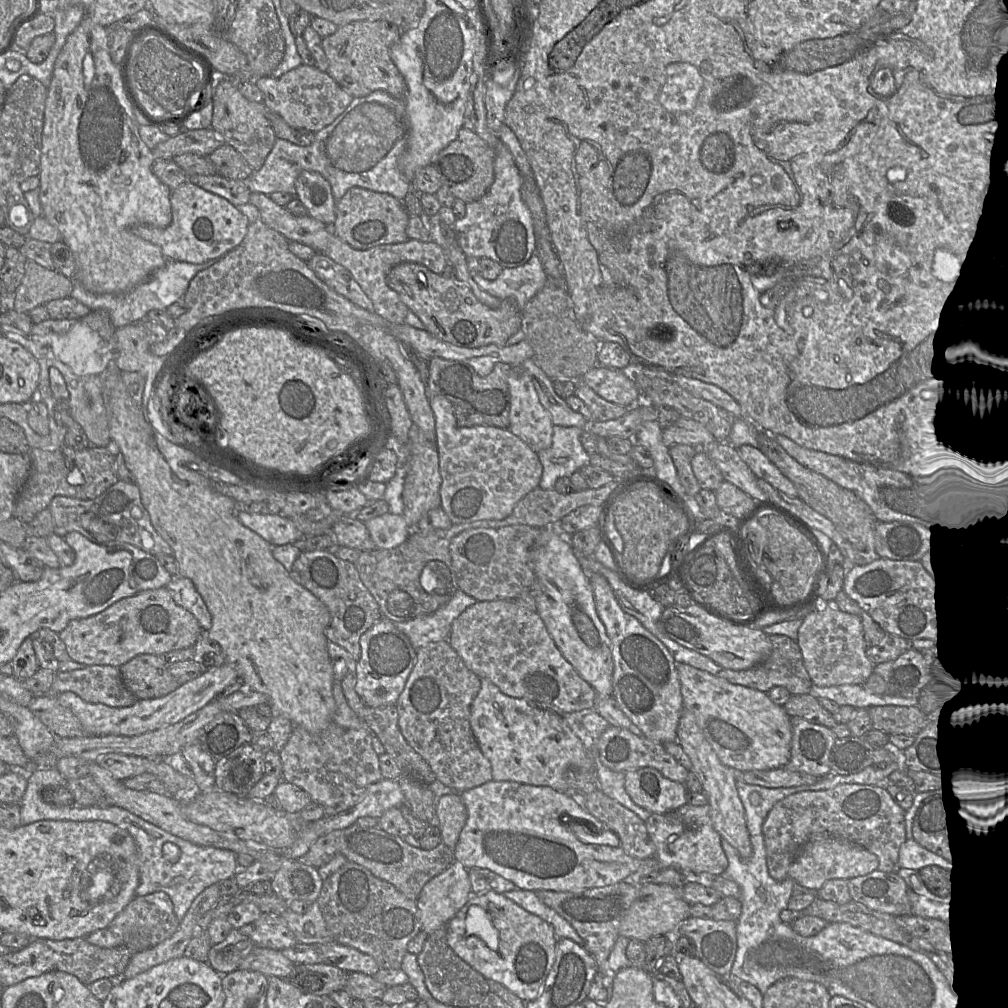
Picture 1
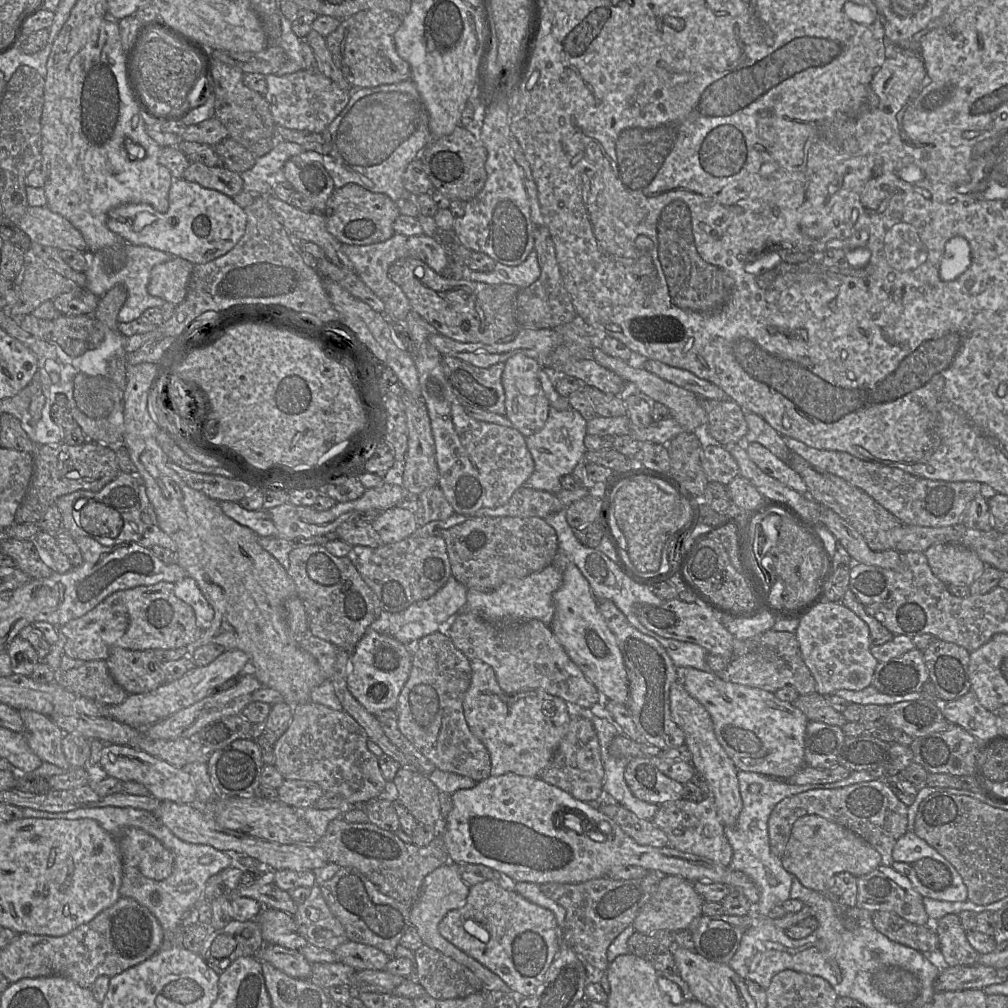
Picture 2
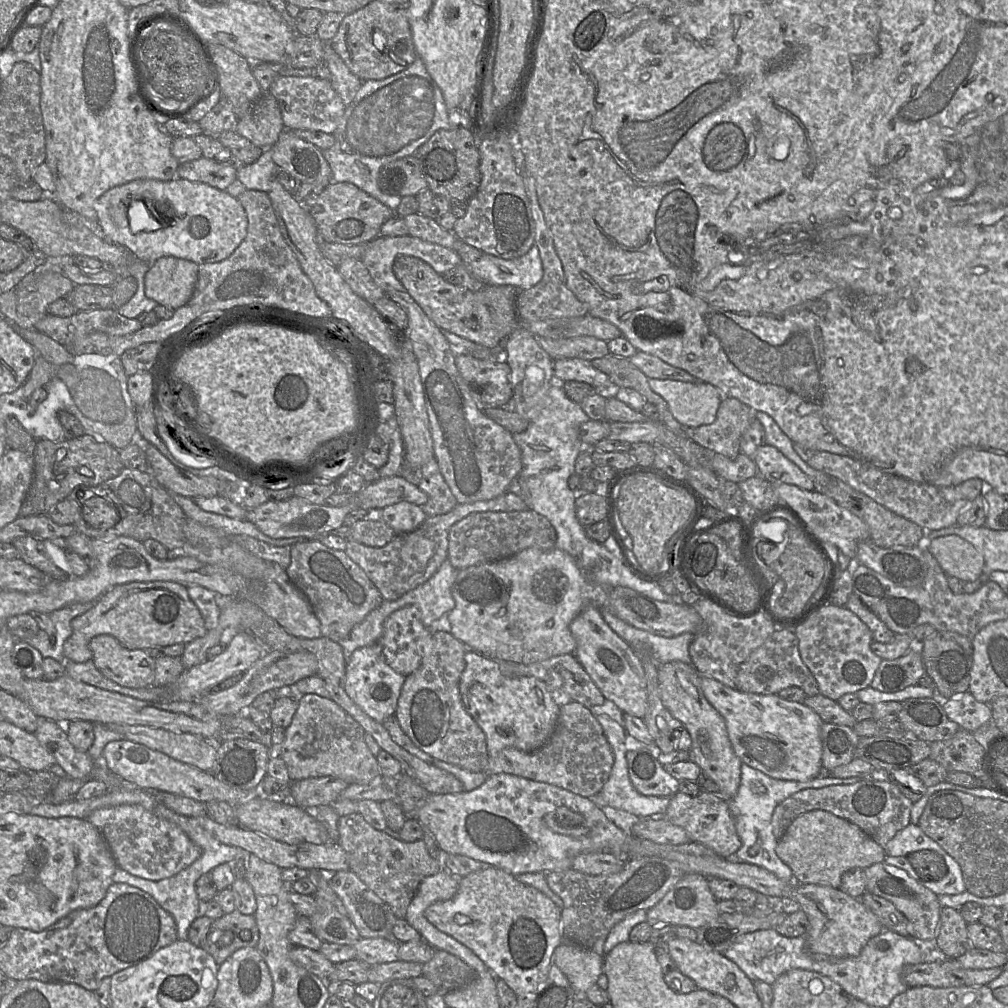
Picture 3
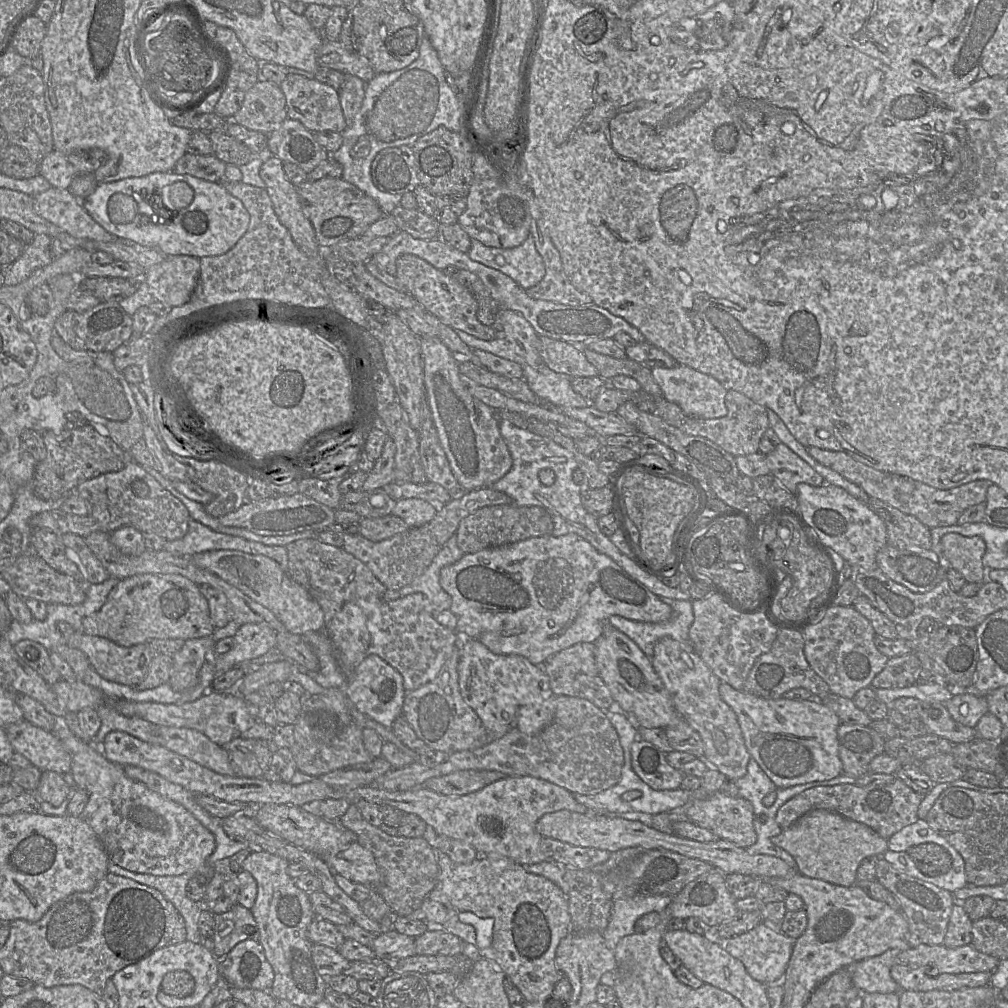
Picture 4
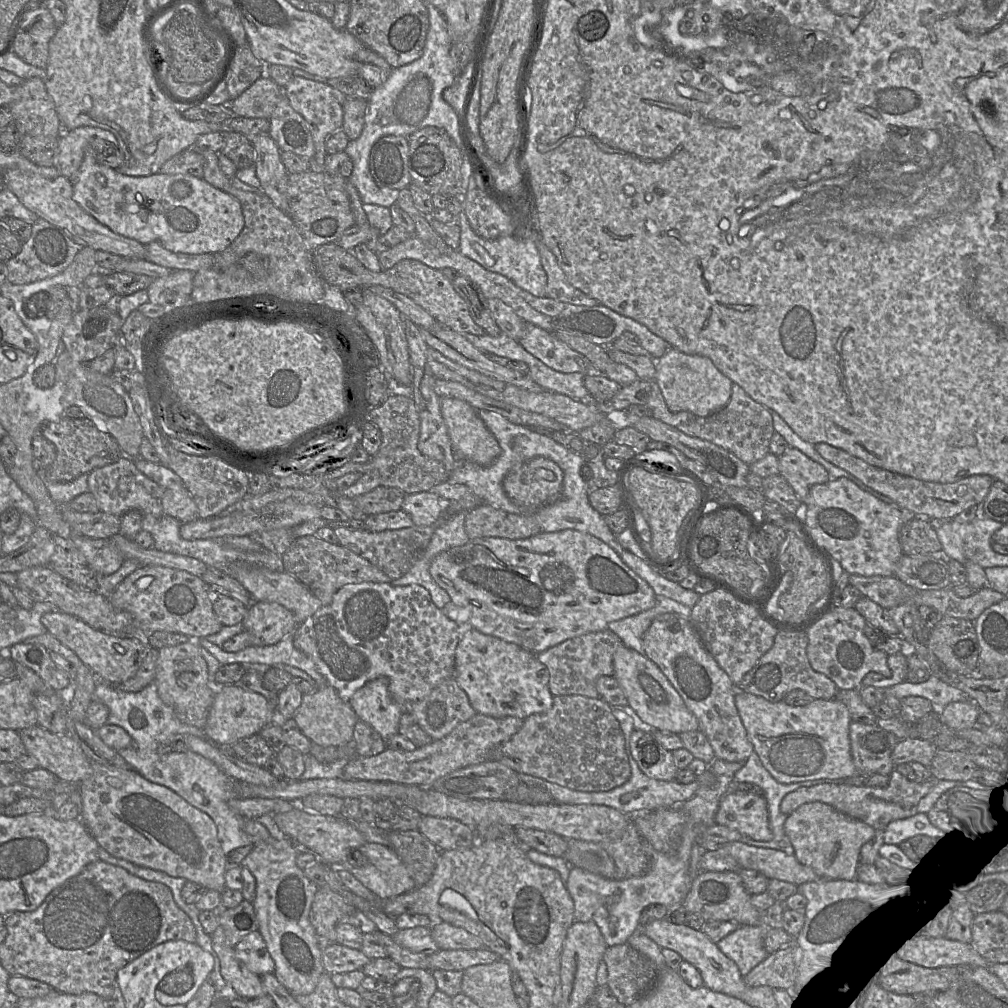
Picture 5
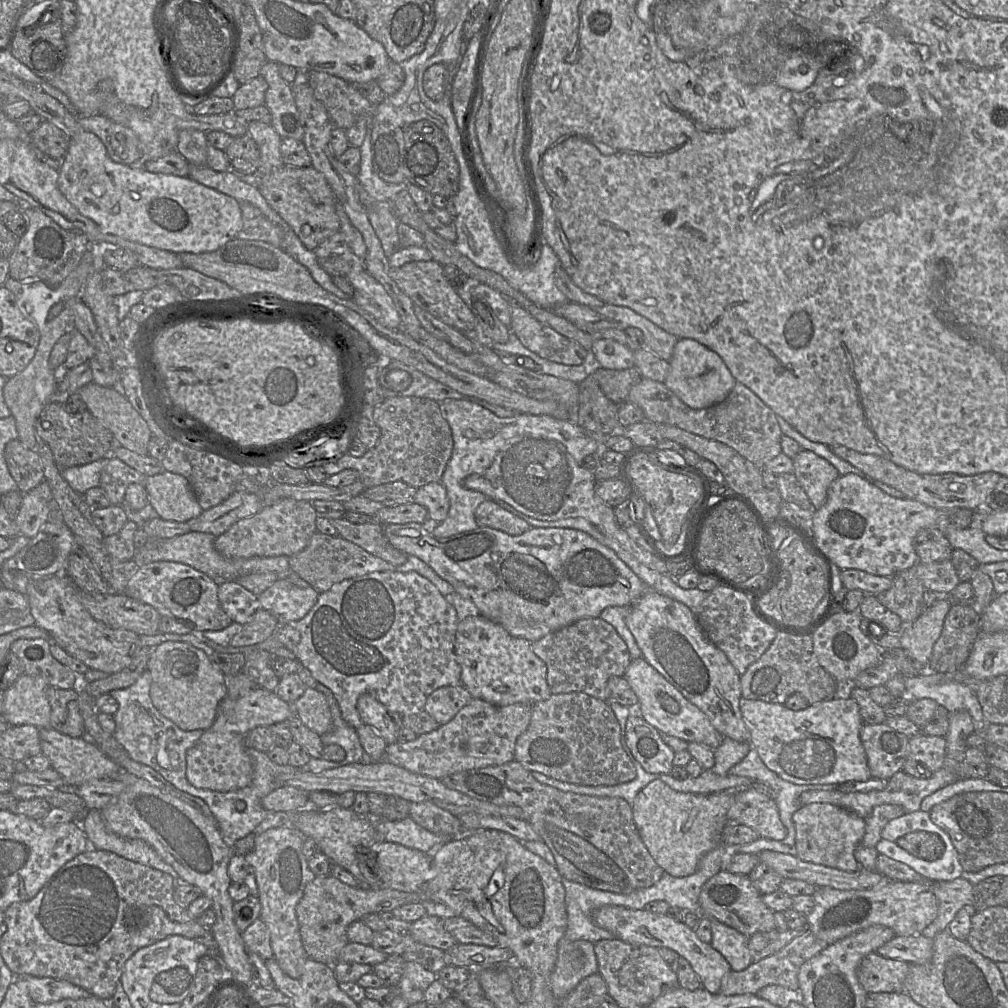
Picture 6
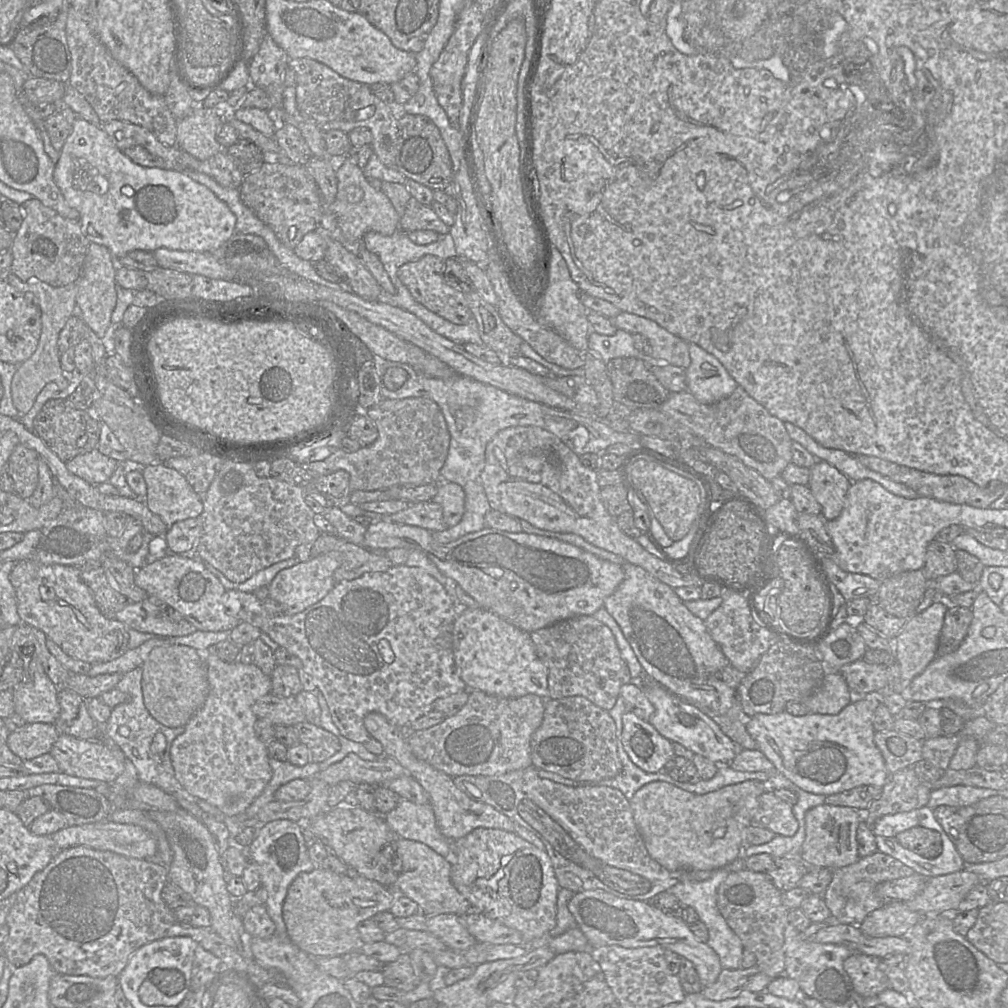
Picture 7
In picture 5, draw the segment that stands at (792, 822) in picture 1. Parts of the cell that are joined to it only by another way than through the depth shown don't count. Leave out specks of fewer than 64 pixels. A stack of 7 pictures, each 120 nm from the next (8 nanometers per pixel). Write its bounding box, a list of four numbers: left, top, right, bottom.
[780,770,939,830]

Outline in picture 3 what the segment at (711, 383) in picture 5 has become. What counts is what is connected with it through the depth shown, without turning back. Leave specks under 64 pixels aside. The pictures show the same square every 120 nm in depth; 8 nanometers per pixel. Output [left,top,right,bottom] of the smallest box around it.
[648,378,724,428]

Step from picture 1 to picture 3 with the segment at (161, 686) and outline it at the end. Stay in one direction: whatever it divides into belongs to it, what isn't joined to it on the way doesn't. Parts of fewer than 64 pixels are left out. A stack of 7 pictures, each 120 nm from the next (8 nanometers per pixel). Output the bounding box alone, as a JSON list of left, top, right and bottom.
[89,634,155,688]

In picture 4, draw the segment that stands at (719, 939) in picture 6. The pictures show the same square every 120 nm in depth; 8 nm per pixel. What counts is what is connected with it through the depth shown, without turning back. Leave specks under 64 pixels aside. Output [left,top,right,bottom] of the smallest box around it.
[720,923,794,986]

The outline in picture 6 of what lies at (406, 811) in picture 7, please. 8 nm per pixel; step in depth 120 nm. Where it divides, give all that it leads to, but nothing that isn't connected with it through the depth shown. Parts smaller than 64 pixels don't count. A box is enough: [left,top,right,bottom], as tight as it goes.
[375,816,452,854]

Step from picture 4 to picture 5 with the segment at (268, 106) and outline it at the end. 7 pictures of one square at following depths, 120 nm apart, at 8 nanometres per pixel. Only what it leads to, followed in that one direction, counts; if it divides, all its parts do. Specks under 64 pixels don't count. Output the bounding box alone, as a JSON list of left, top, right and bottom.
[229,75,283,119]

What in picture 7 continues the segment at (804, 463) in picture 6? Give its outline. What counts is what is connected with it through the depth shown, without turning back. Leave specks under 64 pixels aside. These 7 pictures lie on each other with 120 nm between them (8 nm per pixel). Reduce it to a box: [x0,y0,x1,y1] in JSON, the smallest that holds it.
[808,460,852,520]

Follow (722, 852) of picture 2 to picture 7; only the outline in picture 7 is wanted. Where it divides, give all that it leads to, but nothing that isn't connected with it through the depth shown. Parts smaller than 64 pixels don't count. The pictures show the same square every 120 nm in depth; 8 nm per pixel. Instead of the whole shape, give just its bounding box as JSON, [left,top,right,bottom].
[751,791,799,836]

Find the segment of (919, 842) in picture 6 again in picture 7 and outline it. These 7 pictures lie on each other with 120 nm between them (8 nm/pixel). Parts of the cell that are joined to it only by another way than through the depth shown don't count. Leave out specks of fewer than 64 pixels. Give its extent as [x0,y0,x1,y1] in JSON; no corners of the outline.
[895,827,943,859]

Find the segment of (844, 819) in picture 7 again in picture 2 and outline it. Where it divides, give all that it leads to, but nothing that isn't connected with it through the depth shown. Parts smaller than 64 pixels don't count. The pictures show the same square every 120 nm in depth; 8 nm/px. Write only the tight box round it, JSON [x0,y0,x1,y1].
[781,815,881,893]

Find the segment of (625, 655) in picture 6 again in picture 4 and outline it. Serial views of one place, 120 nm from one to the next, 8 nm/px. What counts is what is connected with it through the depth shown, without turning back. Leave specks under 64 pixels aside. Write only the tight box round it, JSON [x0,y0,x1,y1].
[542,643,599,697]

